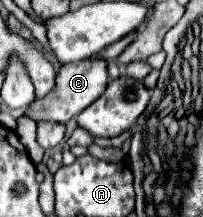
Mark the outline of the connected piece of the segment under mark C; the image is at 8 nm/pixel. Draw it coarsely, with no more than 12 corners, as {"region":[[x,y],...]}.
{"region":[[108,60],[68,62],[58,92],[26,114],[66,124],[108,84]]}

